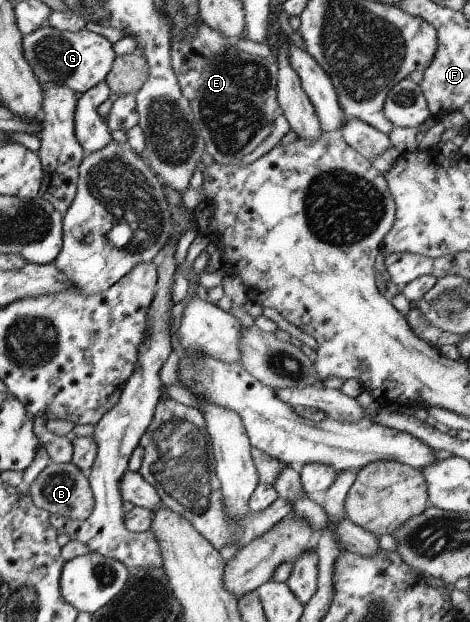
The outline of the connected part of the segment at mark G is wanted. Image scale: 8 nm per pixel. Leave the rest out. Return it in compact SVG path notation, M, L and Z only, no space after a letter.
M46 23L28 35L22 34L21 47L22 57L39 84L54 83L70 89L75 95L88 92L103 81L115 57L111 44L96 33L84 28L76 32L57 31Z

